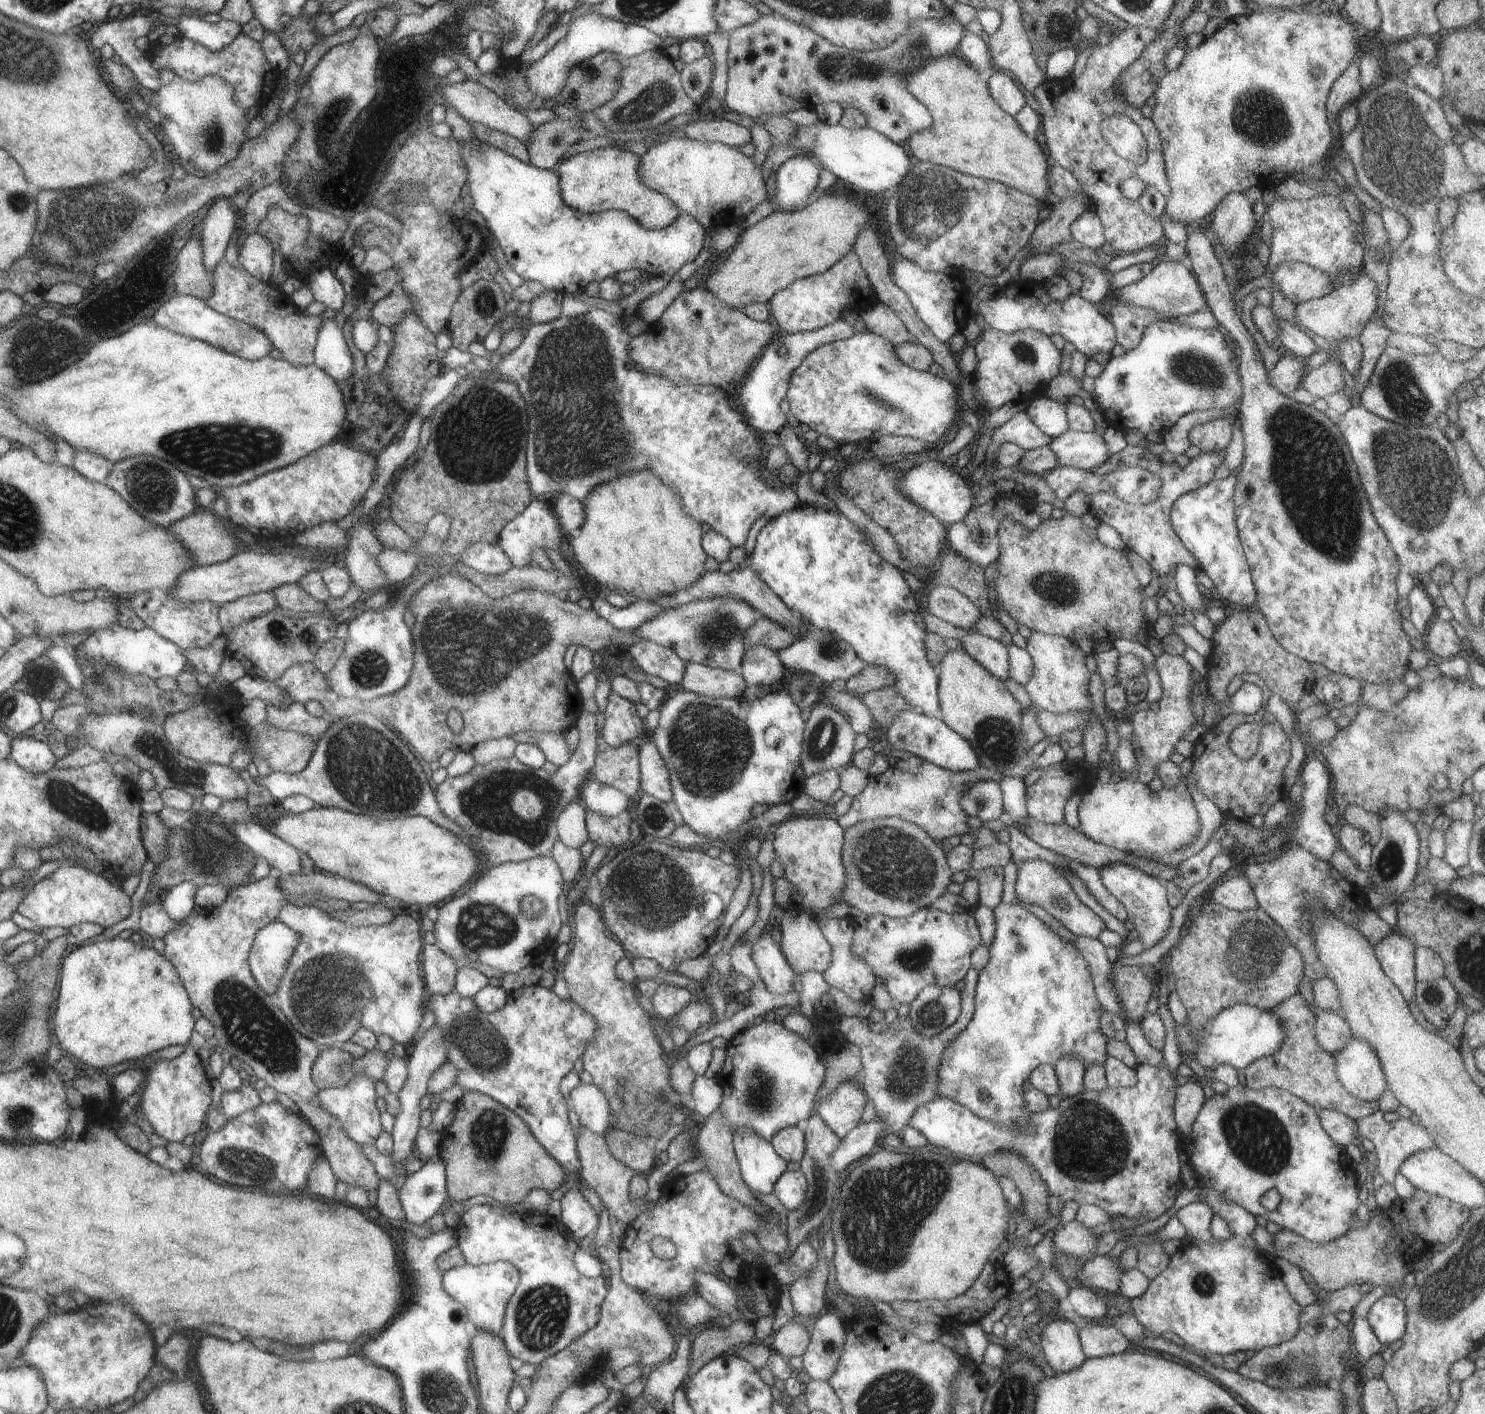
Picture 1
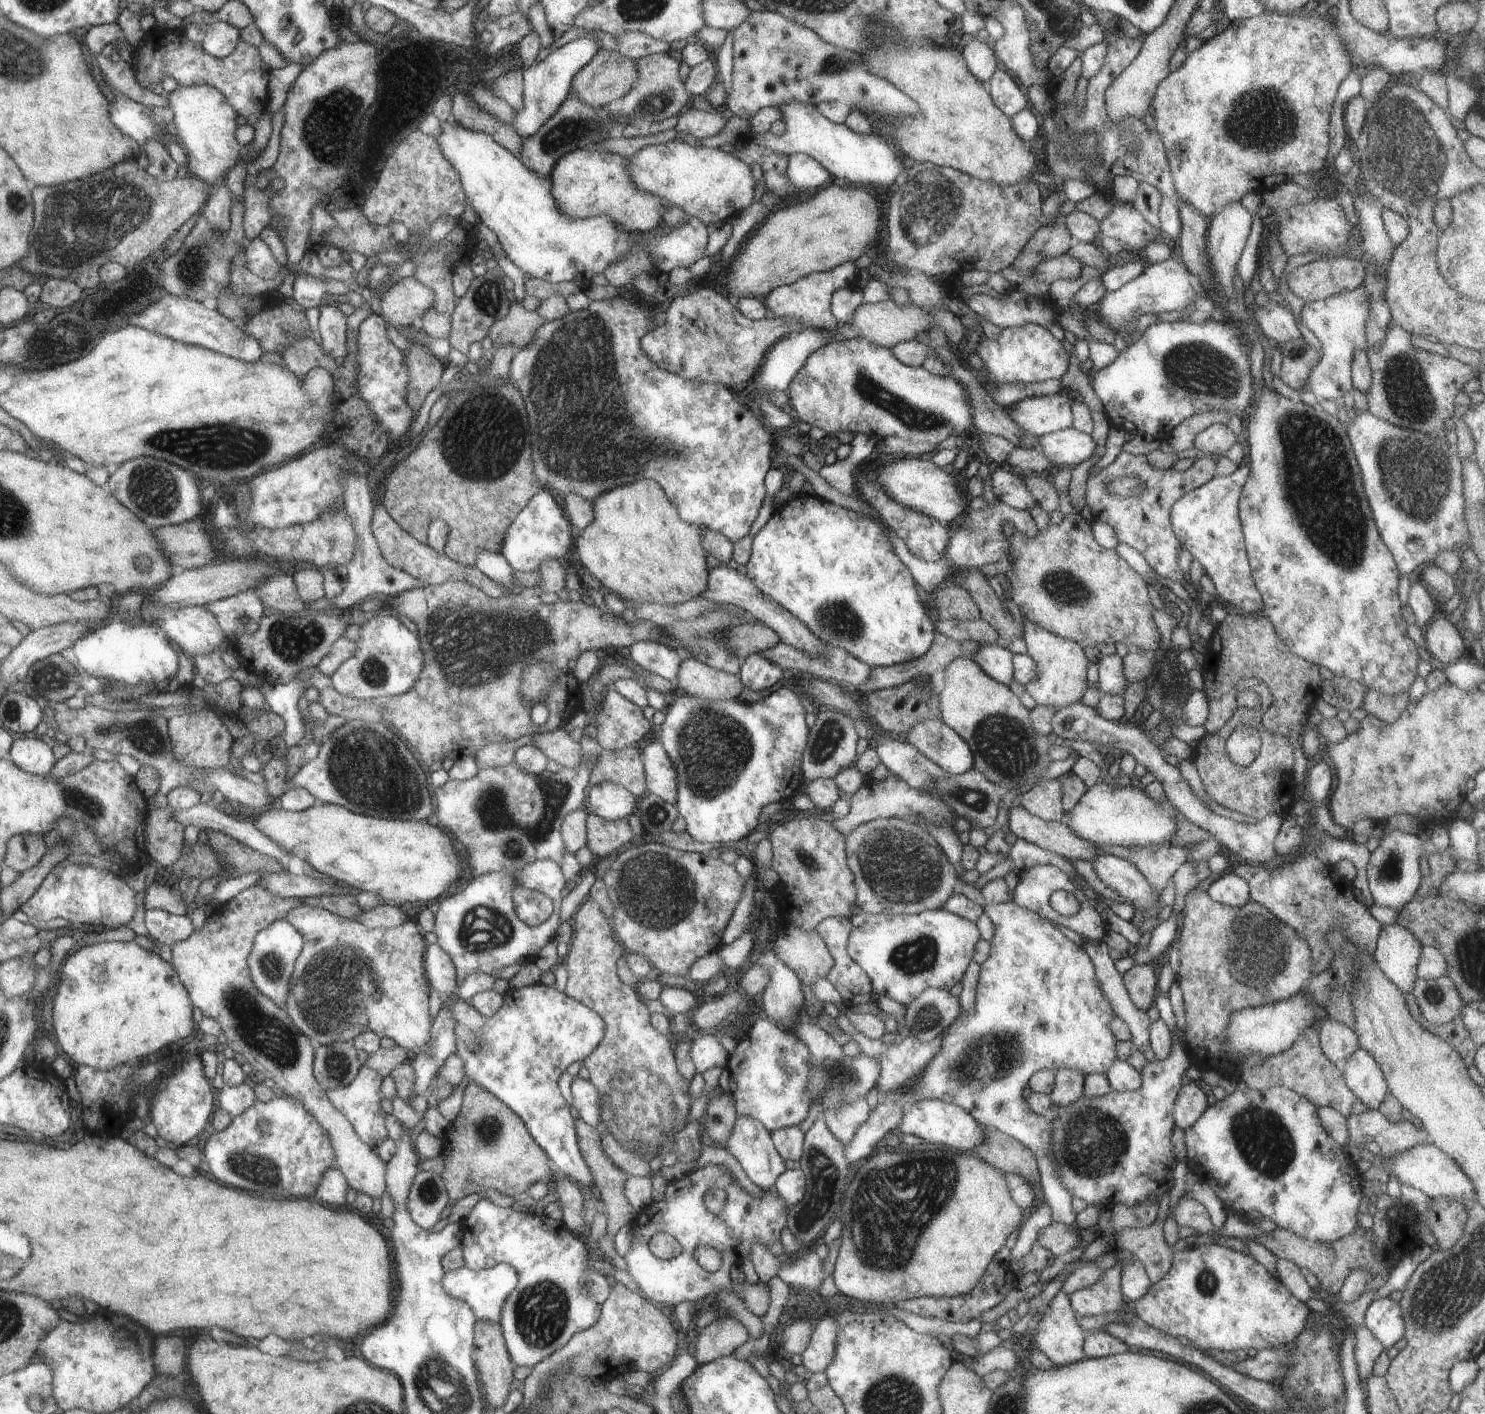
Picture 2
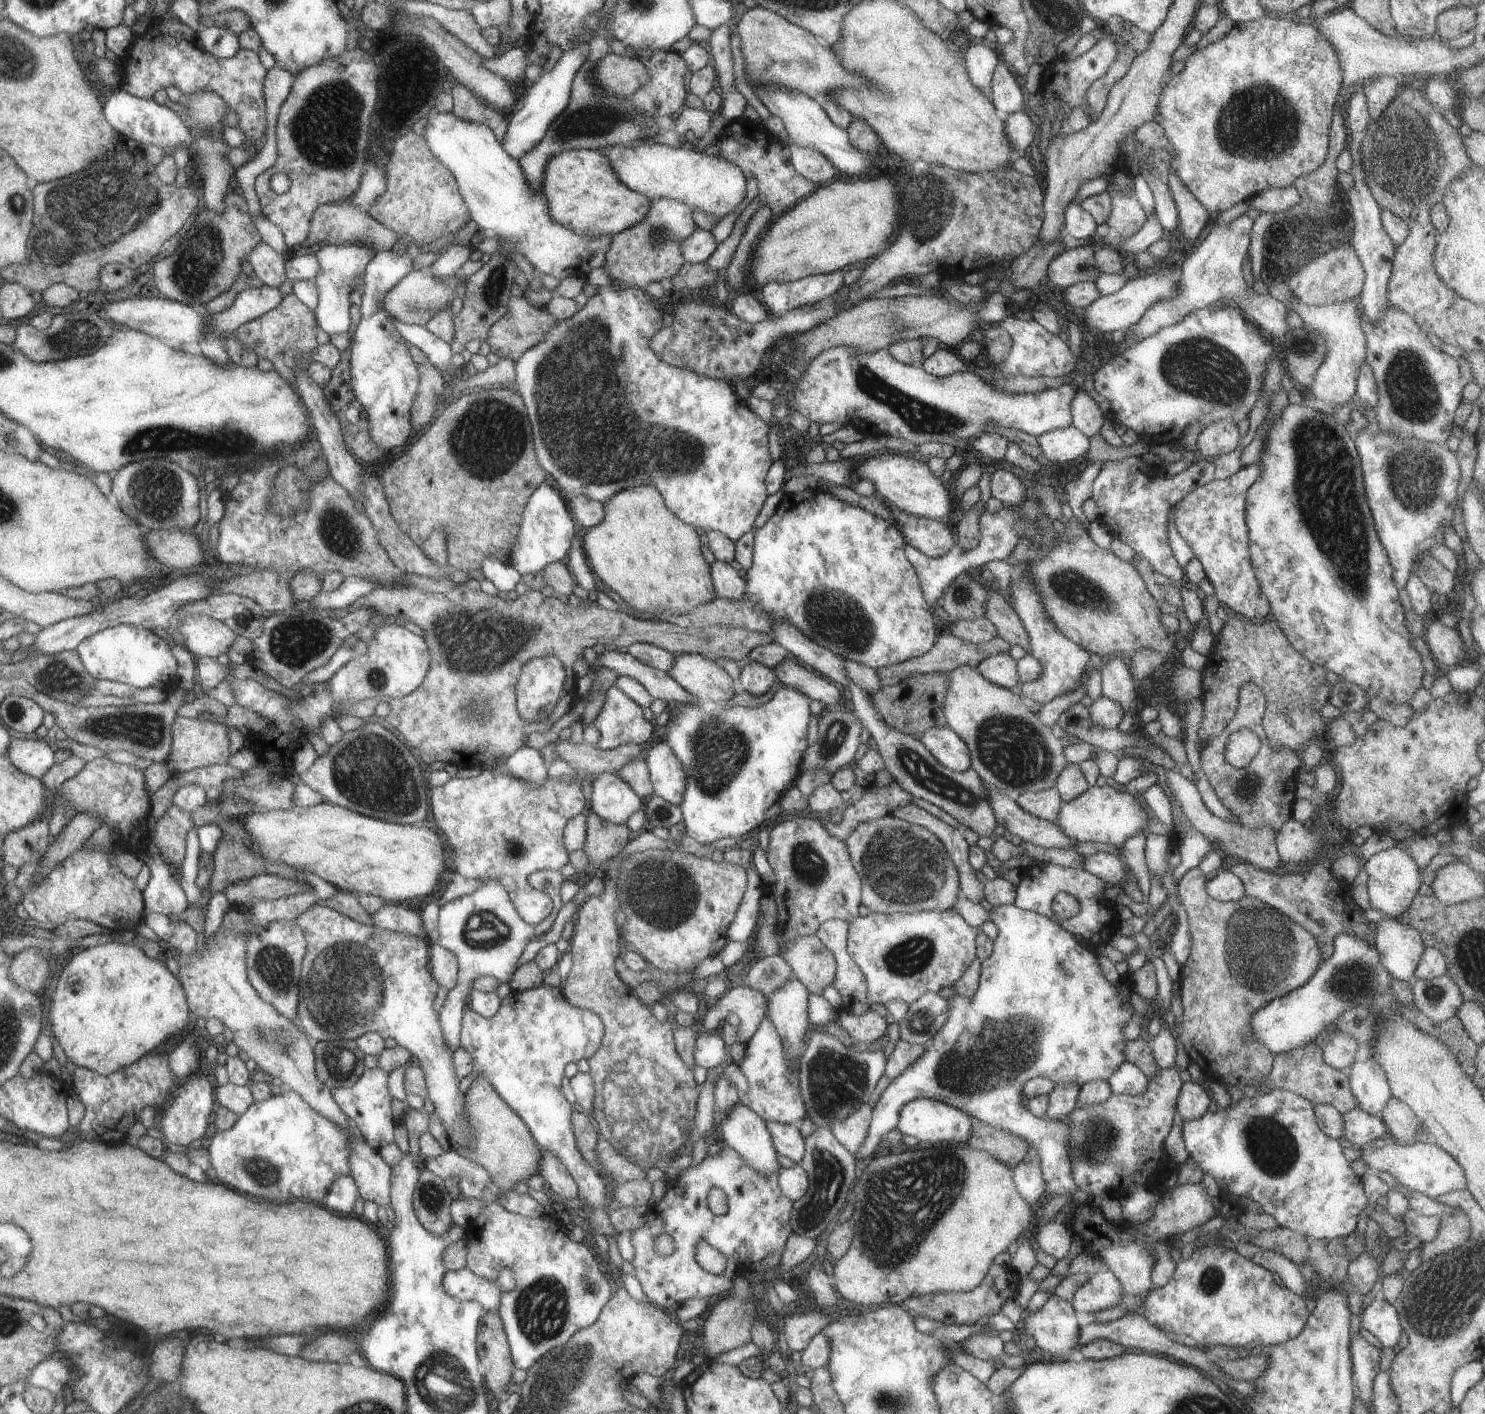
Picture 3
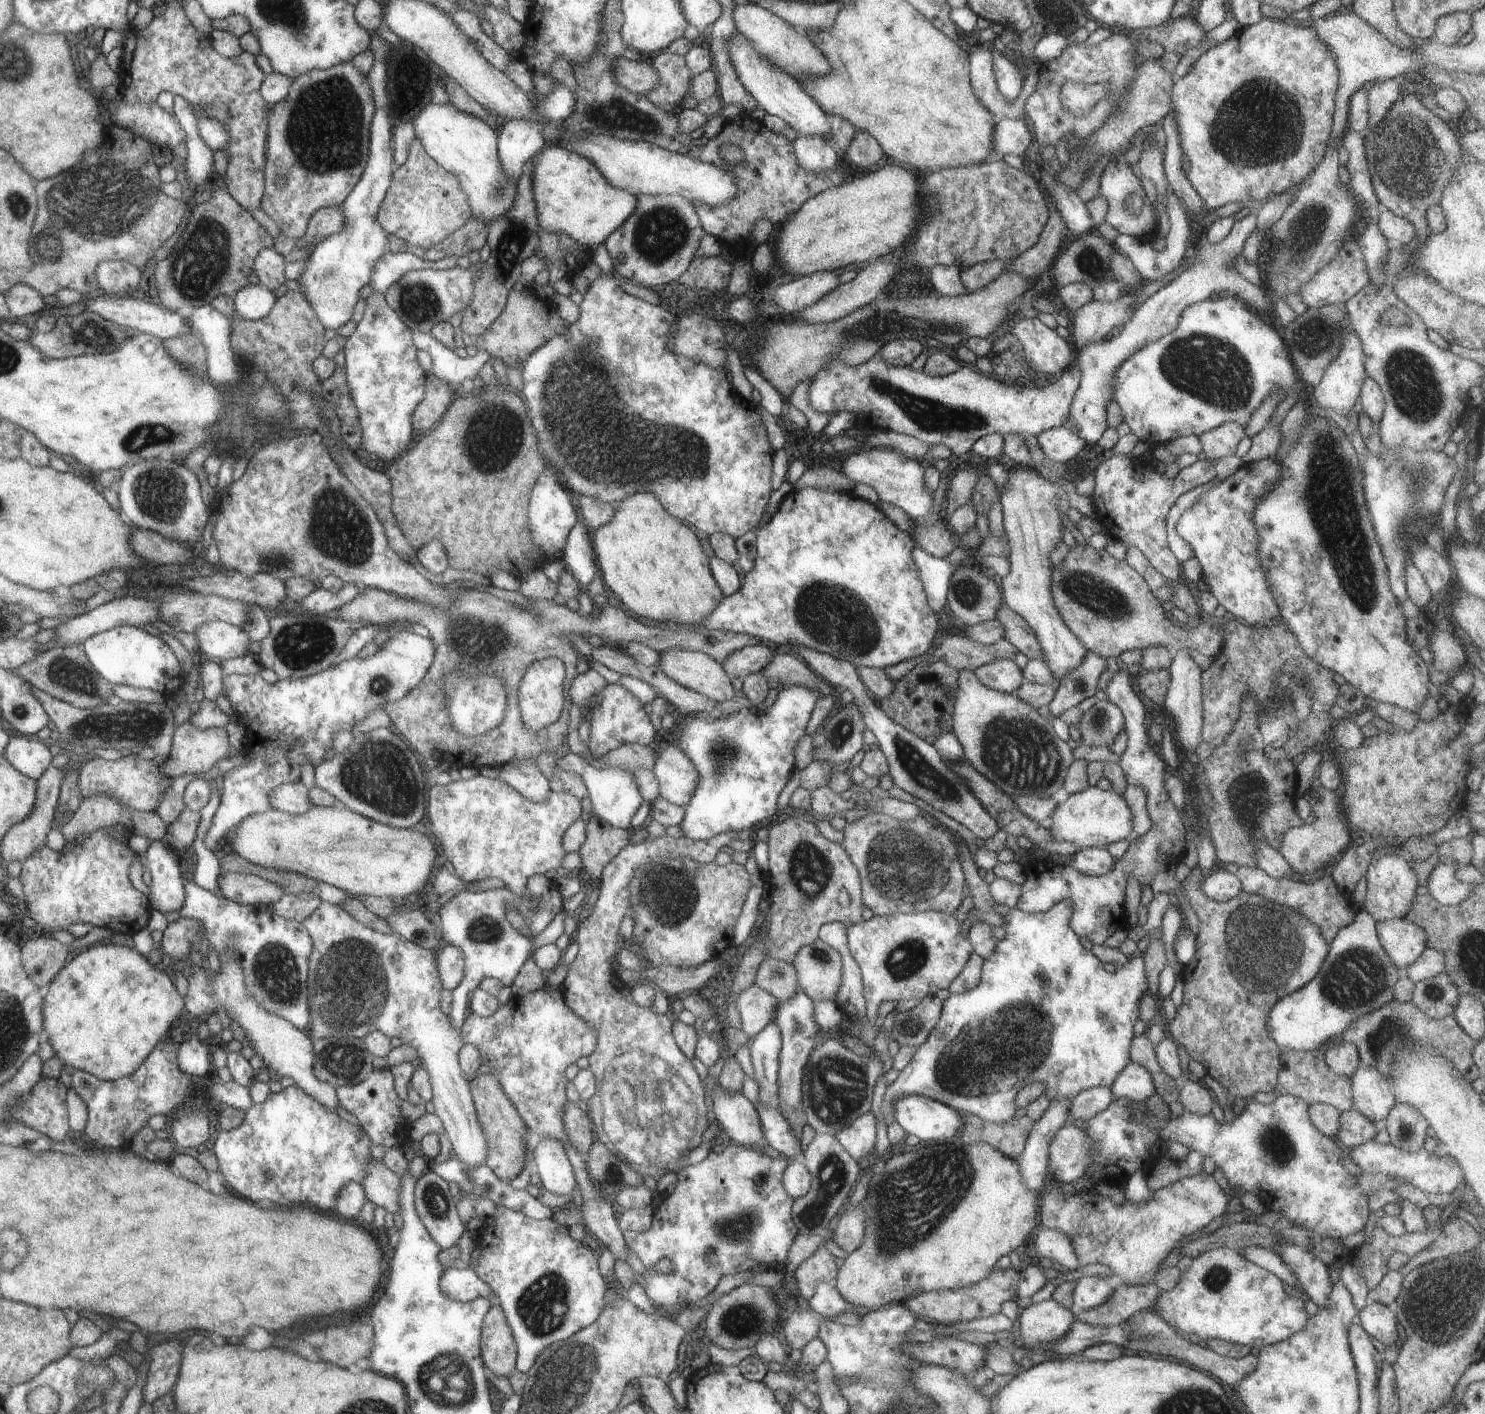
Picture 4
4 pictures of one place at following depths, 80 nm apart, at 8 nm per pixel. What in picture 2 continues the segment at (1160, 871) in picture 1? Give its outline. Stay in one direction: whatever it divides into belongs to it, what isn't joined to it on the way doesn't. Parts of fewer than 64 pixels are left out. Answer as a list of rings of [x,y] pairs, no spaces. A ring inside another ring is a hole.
[[[1016,803],[1008,808],[1007,825],[1018,839],[1024,839],[1070,861],[1092,860],[1096,855],[1100,855],[1094,843],[1080,838],[1067,824],[1045,821]]]

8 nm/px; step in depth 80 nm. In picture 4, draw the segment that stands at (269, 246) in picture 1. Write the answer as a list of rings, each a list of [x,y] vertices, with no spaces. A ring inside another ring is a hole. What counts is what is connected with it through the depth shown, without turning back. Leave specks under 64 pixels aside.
[[[274,248],[262,249],[256,257],[253,272],[258,276],[262,287],[273,291],[286,282],[287,278],[284,275],[286,264],[287,262]]]

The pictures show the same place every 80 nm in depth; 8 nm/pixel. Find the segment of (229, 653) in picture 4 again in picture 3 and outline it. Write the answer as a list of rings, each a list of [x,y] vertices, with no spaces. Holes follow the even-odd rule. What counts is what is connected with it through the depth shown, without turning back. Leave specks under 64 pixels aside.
[[[188,615],[183,621],[176,622],[174,627],[186,639],[184,647],[195,658],[217,658],[227,654],[234,644],[237,634],[231,631],[225,622],[206,615]]]

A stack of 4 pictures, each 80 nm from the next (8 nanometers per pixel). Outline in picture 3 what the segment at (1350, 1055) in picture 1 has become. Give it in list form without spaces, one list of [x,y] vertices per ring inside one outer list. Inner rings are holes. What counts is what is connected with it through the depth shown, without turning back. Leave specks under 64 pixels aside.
[[[1362,1051],[1358,1053],[1347,1071],[1357,1108],[1371,1115],[1381,1116],[1393,1097],[1386,1073],[1372,1055]]]

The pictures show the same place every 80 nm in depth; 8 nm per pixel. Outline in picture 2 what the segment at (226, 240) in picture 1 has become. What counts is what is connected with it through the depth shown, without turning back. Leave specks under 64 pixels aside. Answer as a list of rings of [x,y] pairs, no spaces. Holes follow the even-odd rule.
[[[212,85],[179,87],[174,93],[168,93],[167,99],[174,113],[176,140],[187,154],[191,174],[210,186],[202,214],[214,228],[227,231],[231,225],[230,213],[235,196],[227,187],[226,175],[238,162],[240,146],[234,137],[234,131],[238,128],[236,124],[238,114],[225,96]]]

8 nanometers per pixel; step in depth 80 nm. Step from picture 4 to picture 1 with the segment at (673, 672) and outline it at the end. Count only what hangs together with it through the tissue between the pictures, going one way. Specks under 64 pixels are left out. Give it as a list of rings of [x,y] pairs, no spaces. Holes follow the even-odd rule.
[[[687,662],[680,688],[707,697],[740,698],[747,687],[741,672]]]

